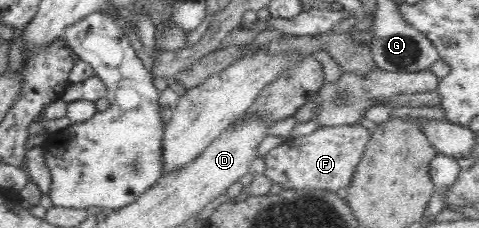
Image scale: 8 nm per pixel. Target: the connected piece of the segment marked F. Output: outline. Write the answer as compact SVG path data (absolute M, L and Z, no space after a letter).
M359 124L319 127L313 134L287 138L269 154L263 156L266 164L264 175L272 184L280 184L282 190L320 188L342 195L351 184L353 172L361 162L372 130Z

